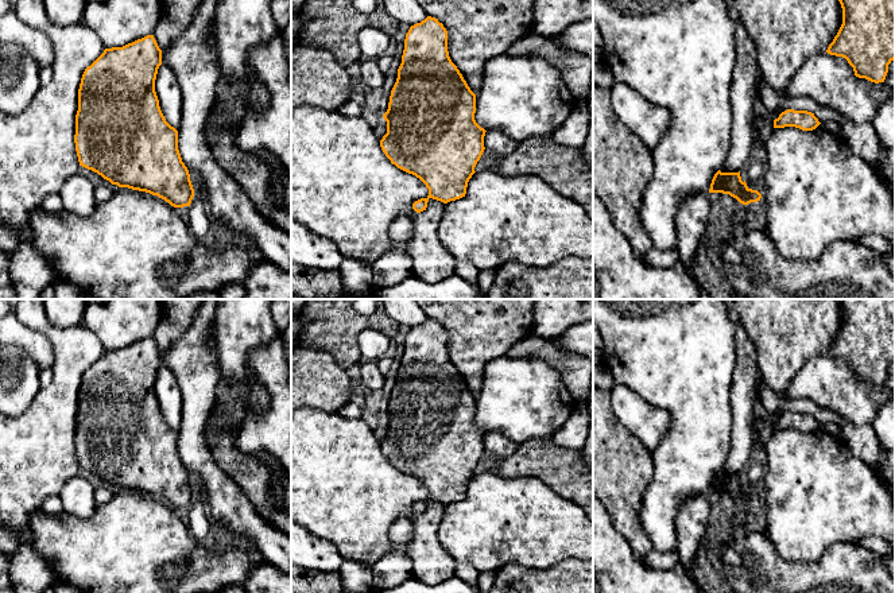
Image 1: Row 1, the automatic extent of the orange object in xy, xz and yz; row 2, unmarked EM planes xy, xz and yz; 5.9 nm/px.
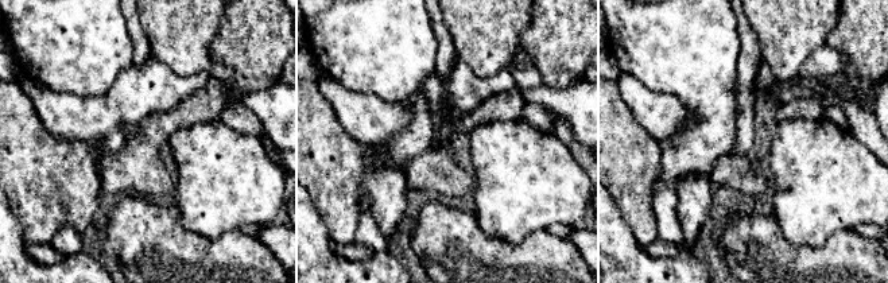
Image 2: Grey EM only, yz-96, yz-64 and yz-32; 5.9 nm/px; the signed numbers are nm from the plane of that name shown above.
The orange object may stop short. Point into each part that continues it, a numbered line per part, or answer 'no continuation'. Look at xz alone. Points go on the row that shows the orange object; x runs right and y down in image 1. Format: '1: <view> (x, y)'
no continuation

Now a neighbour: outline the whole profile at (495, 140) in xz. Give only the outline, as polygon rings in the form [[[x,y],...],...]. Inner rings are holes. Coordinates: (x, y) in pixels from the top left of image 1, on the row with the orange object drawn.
[[[489,129],[485,132],[484,147],[495,155],[501,158],[510,155],[518,146],[519,142],[507,136],[501,129]]]

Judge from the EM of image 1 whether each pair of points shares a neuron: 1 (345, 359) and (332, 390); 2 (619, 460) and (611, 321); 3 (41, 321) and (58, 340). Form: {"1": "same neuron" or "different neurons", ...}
{"1": "different neurons", "2": "different neurons", "3": "same neuron"}

